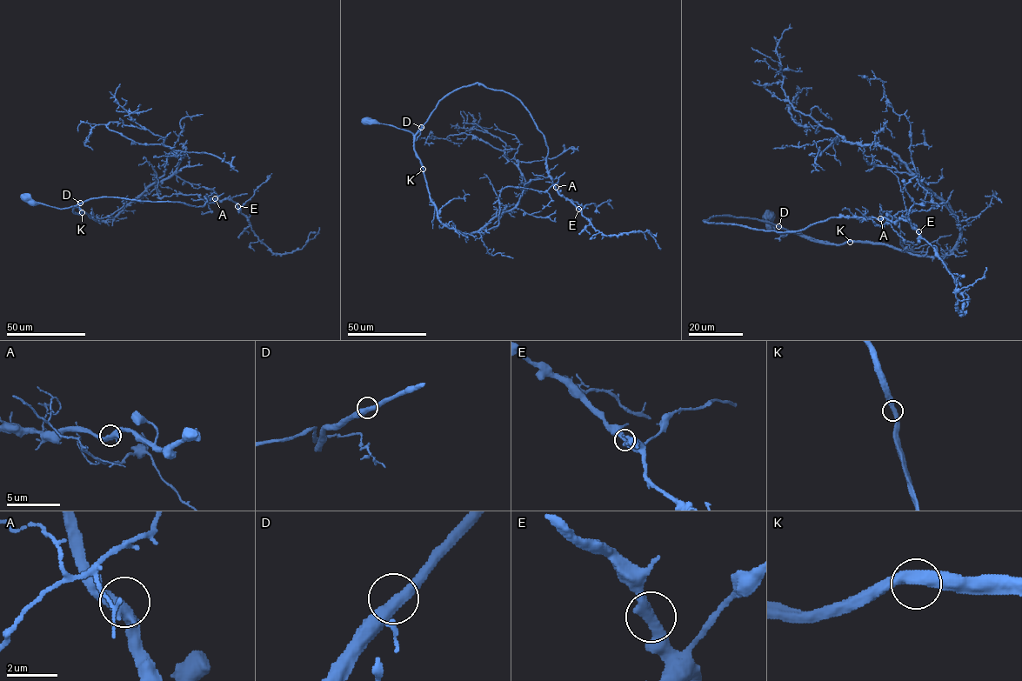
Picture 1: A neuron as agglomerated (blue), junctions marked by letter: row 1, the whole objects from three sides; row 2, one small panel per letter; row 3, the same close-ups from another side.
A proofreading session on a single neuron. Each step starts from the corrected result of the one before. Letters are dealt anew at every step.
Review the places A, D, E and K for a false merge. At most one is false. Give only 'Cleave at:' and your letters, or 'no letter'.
Cleave at: no letter

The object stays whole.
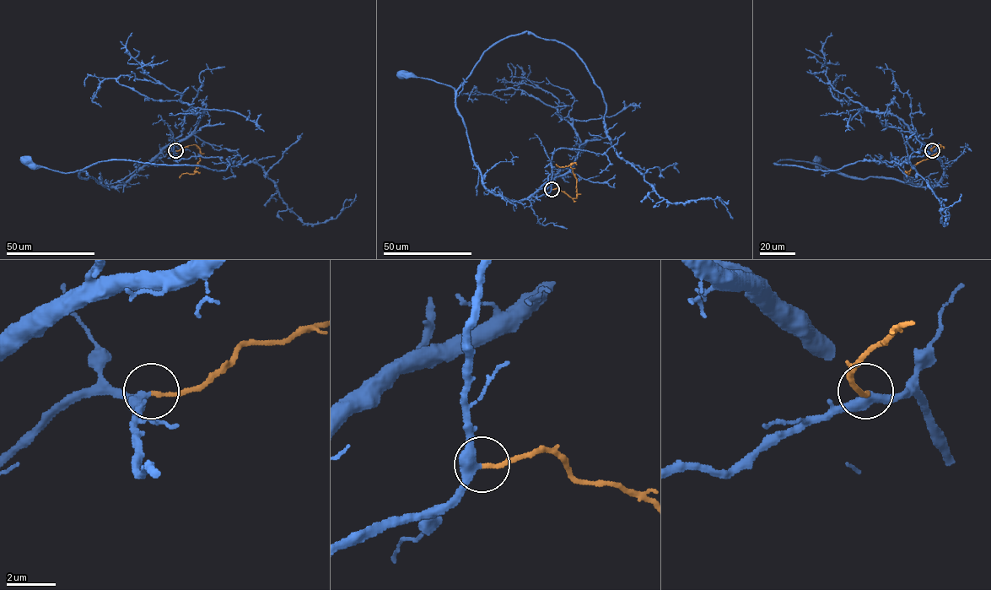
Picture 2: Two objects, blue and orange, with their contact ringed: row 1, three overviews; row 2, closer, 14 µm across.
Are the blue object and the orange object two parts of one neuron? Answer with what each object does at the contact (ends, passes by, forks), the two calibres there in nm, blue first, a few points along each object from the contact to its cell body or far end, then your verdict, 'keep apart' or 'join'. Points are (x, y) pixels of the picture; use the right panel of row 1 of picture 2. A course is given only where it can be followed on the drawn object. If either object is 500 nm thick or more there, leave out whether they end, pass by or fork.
blue passes by; orange ends; calibres 360 and 170 nm; course blue (932, 150), (943, 165), (944, 176), (935, 186), (826, 173), (818, 162); course orange (932, 150), (933, 147), (940, 144), (939, 151), (915, 165), (907, 178); join

